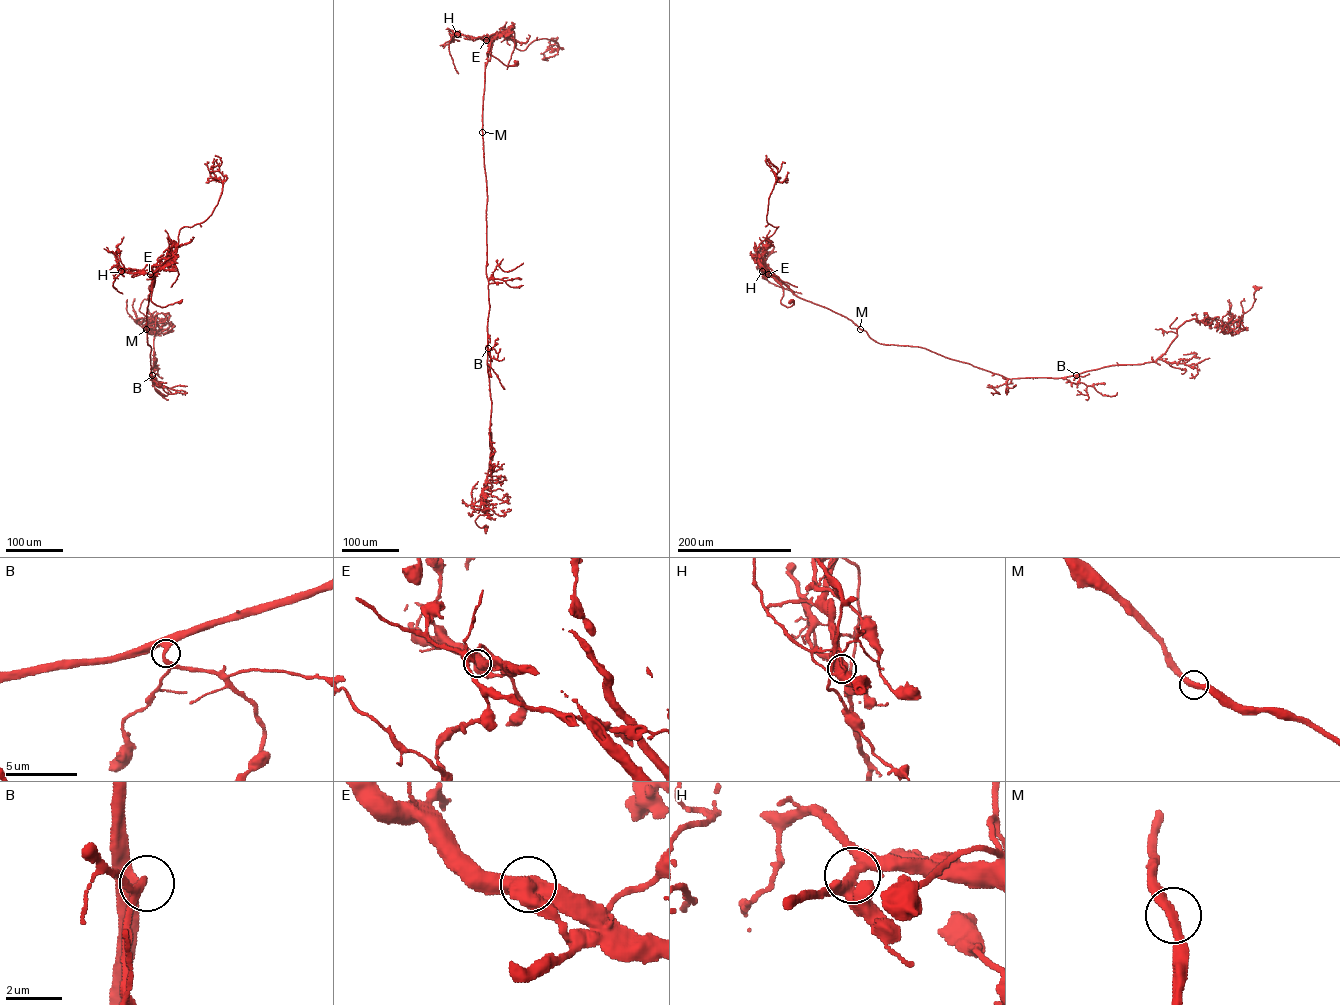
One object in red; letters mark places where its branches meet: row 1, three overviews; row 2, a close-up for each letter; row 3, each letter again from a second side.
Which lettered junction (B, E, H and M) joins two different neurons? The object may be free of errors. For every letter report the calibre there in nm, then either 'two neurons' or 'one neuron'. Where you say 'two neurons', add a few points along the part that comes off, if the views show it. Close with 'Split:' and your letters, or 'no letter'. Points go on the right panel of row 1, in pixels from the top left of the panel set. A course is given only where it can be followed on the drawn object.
B: 320 nm thick; one neuron
E: 750 nm thick; two neurons; foreign part runs (768, 274), (757, 249), (778, 226), (768, 223), (766, 219), (769, 198), (776, 181), (765, 155)
H: 380 nm thick; one neuron
M: 360 nm thick; one neuron
Split: E

